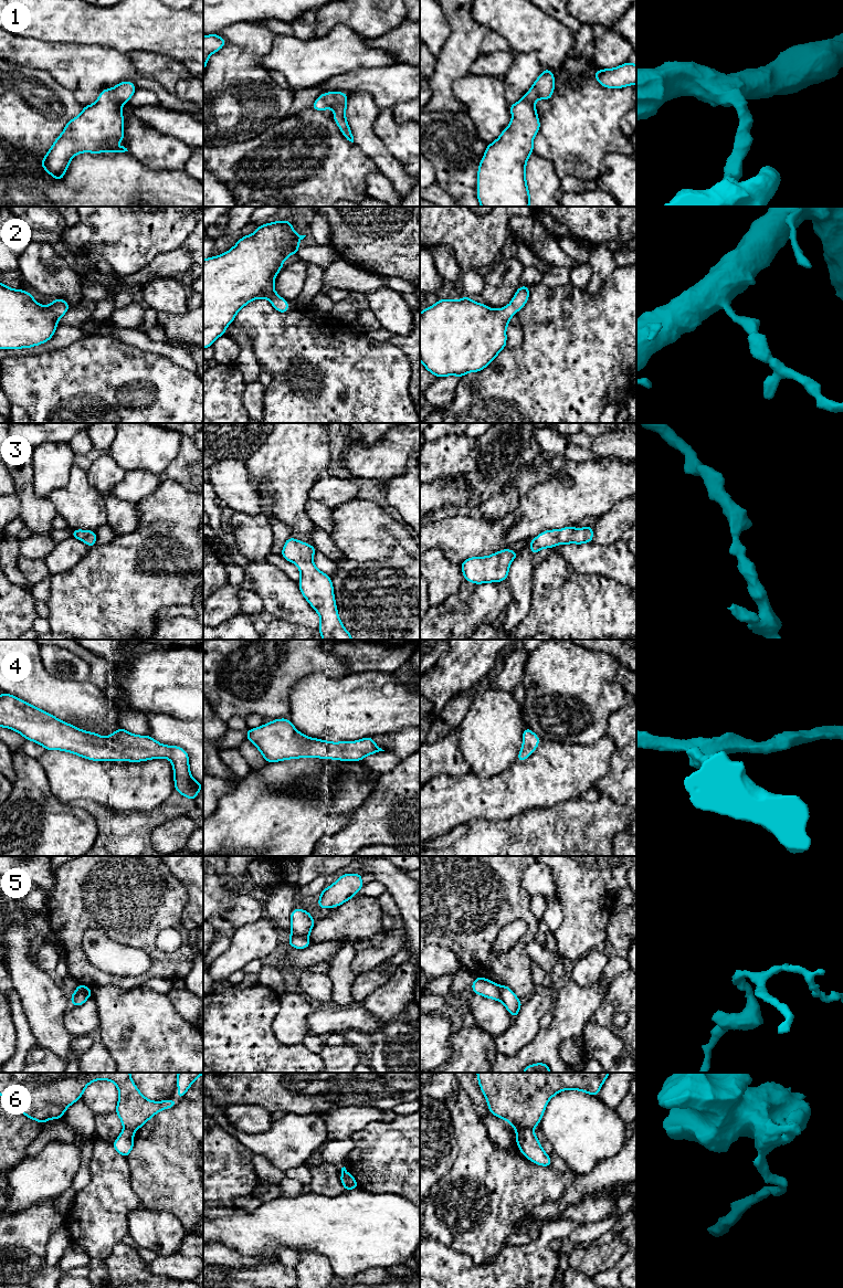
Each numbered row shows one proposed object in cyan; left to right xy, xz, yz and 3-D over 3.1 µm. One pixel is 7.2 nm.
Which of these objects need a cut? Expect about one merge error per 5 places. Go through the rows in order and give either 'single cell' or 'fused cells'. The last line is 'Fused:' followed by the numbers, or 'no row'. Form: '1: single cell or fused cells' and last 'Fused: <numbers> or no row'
1: single cell
2: single cell
3: single cell
4: single cell
5: fused cells
6: fused cells
Fused: 5, 6

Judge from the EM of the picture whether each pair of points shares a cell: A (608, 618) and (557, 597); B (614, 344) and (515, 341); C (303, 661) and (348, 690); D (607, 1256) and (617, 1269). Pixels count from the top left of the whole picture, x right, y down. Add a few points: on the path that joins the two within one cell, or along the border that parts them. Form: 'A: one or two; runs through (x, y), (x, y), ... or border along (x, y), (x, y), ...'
A: one; runs through (596, 610), (569, 606)
B: two; border along (519, 324), (523, 341), (515, 347), (506, 348)
C: two; border along (346, 674), (329, 676), (313, 673), (296, 683)
D: two; border along (624, 1254), (611, 1267), (593, 1276)

